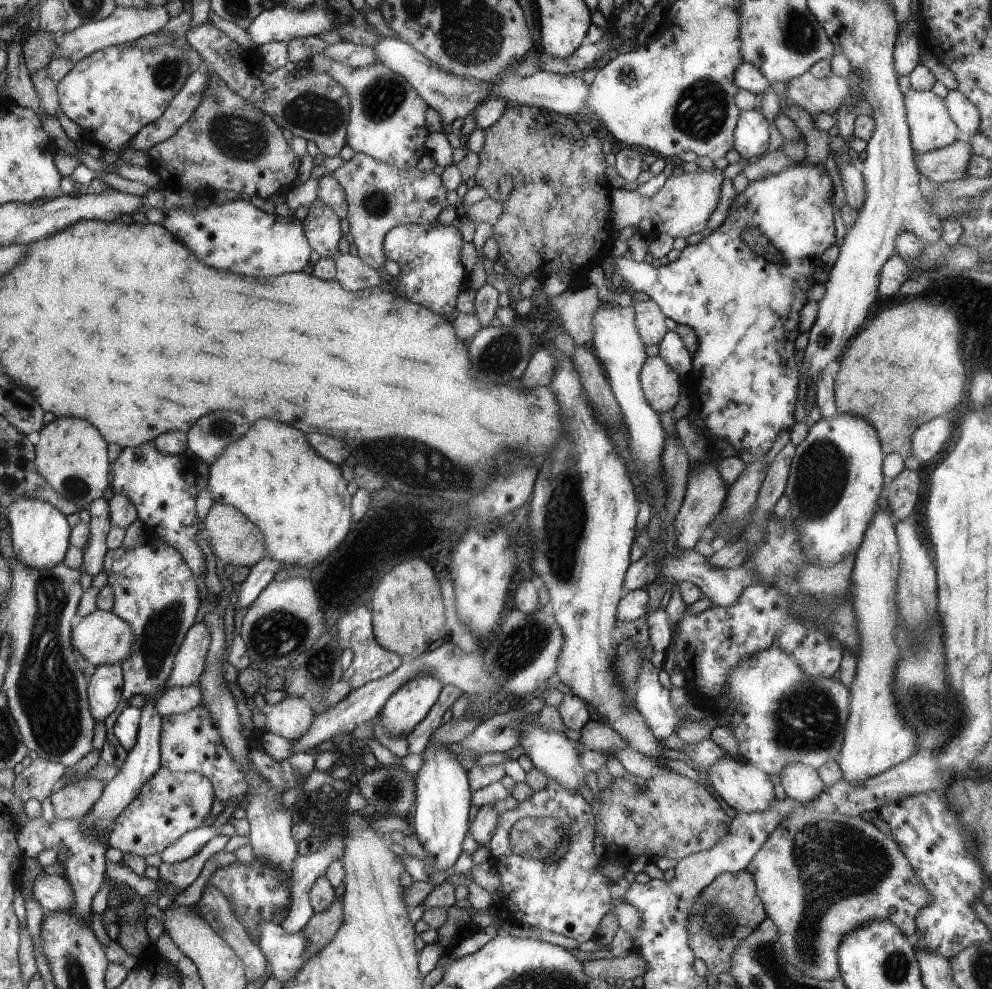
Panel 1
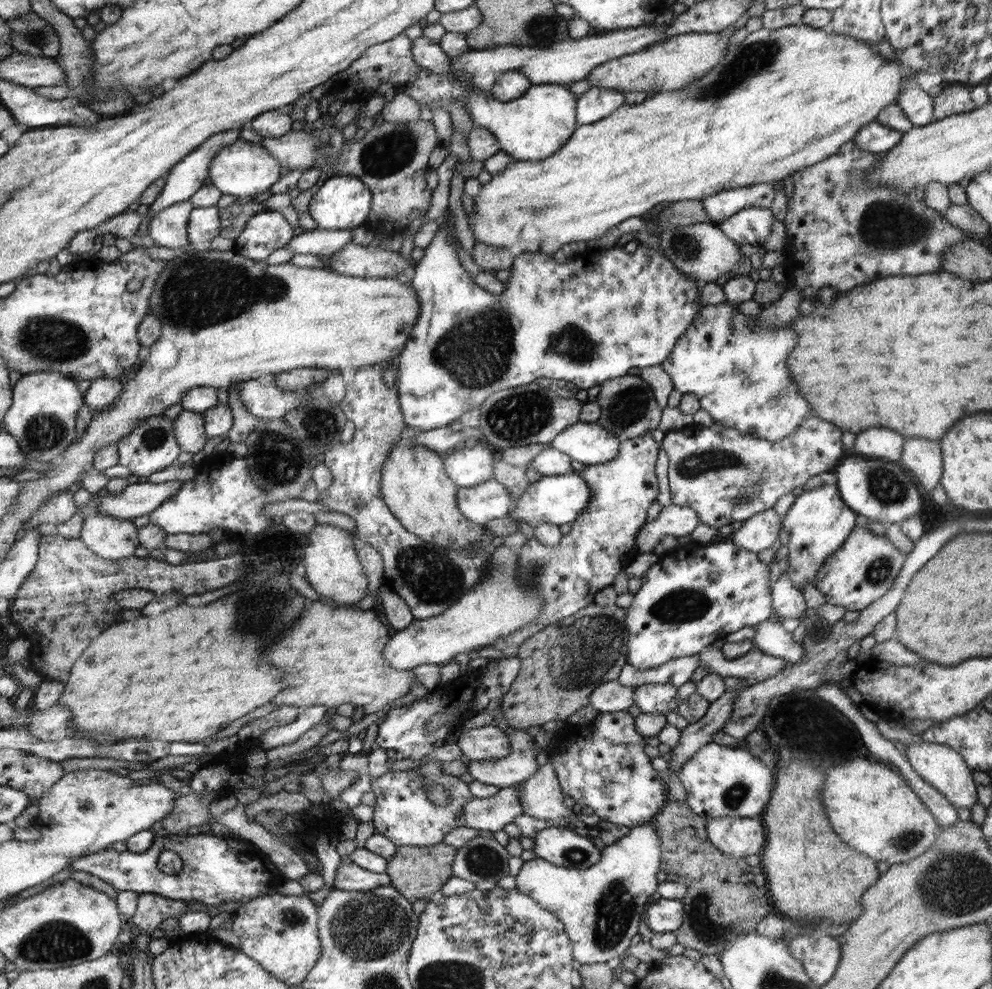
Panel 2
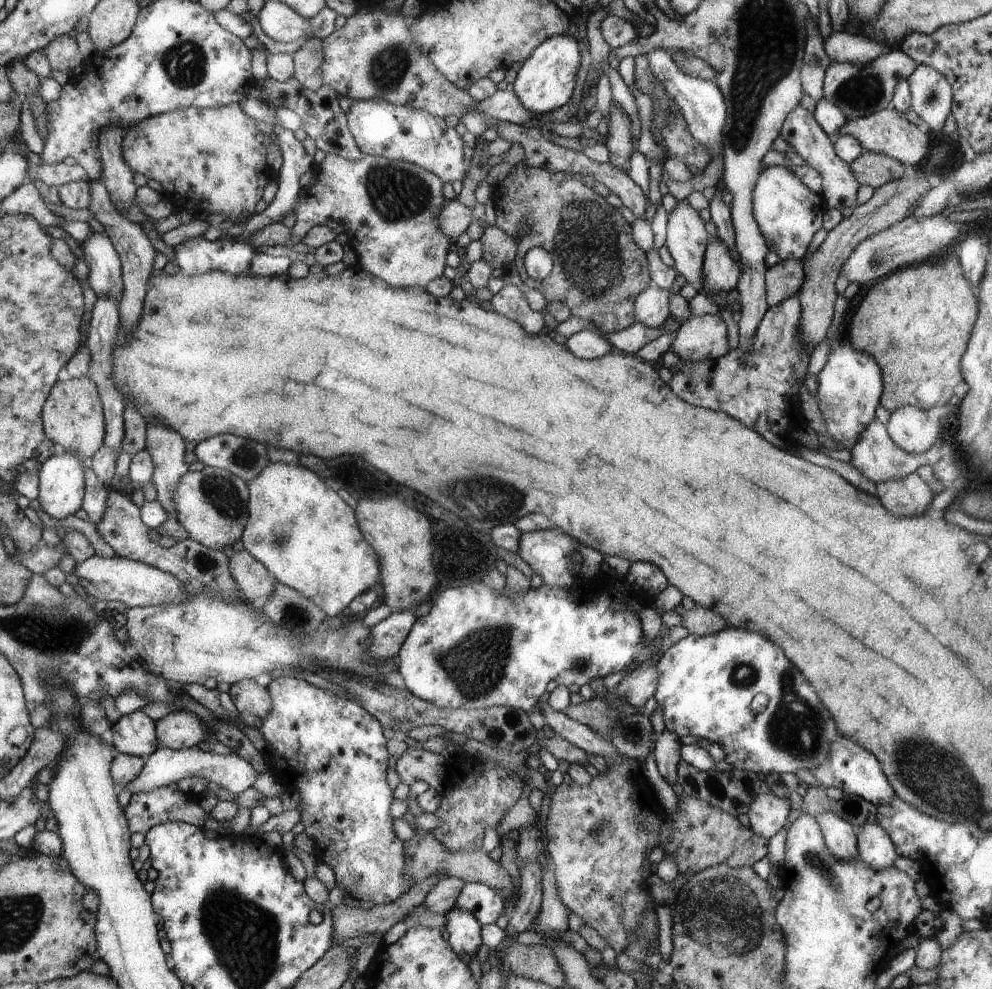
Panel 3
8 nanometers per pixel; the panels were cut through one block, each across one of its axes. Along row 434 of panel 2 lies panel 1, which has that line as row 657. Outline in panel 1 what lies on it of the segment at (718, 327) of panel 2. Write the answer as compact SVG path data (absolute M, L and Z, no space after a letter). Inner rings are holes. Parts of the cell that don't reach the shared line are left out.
M777 644L742 659L741 663L730 671L727 692L723 695L723 699L727 702L727 714L718 718L720 723L732 729L739 740L737 756L741 760L754 763L769 775L780 776L790 763L804 763L817 769L832 762L841 750L849 718L848 688L834 680L824 680L824 688L822 686L818 688L816 680L810 680L797 660Z

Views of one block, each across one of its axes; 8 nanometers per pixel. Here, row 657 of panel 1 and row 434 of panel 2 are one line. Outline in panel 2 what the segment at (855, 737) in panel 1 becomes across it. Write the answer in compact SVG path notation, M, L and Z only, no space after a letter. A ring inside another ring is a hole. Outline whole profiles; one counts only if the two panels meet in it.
M870 428L856 436L855 450L860 456L866 456L866 460L874 458L886 458L894 463L904 454L904 436L896 434L888 428Z

